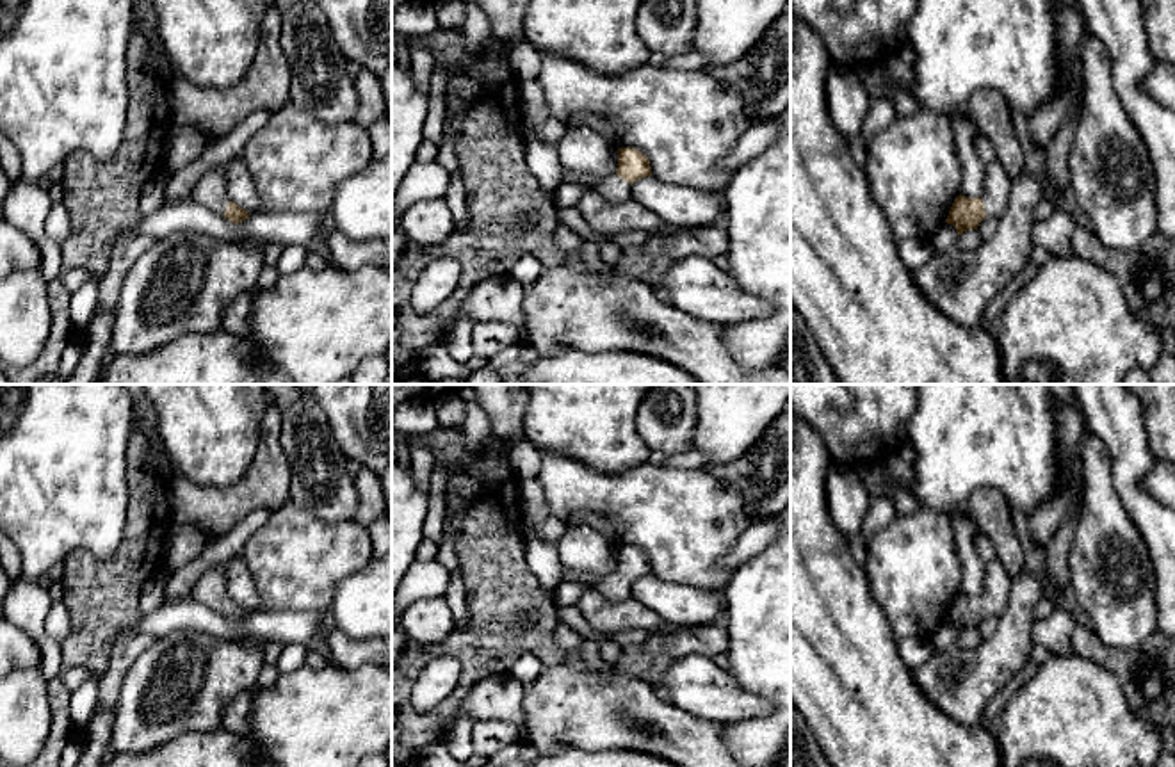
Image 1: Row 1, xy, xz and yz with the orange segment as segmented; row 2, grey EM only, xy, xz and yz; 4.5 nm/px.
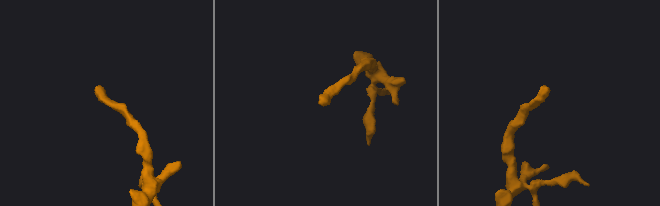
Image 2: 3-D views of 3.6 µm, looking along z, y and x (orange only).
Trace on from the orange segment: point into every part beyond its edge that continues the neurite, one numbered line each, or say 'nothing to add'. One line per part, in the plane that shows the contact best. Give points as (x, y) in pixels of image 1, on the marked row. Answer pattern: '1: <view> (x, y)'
1: yz (997, 185)

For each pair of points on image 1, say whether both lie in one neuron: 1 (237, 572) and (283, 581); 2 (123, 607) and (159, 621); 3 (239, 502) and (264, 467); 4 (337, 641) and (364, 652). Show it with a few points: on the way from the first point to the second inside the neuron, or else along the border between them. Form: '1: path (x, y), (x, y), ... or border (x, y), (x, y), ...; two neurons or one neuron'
1: border (241, 554), (262, 609); two neurons
2: border (143, 613), (118, 636); two neurons
3: path (248, 493), (264, 476); one neuron
4: path (344, 648), (356, 652); one neuron

